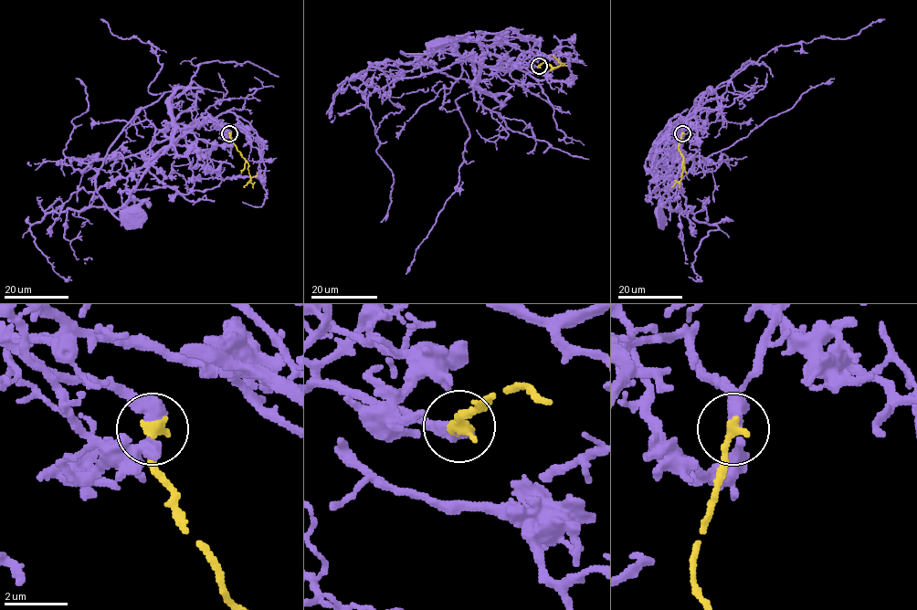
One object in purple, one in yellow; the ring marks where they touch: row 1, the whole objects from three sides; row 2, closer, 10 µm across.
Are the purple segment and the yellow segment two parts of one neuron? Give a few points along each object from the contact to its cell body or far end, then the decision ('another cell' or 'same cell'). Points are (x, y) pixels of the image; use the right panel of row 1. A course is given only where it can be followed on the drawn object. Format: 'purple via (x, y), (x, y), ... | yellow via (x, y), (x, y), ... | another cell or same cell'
purple via (682, 133), (678, 125), (680, 121), (669, 131), (657, 147), (654, 181), (663, 204), (659, 215) | yellow via (682, 133), (678, 149), (682, 157), (682, 174), (671, 187) | same cell

